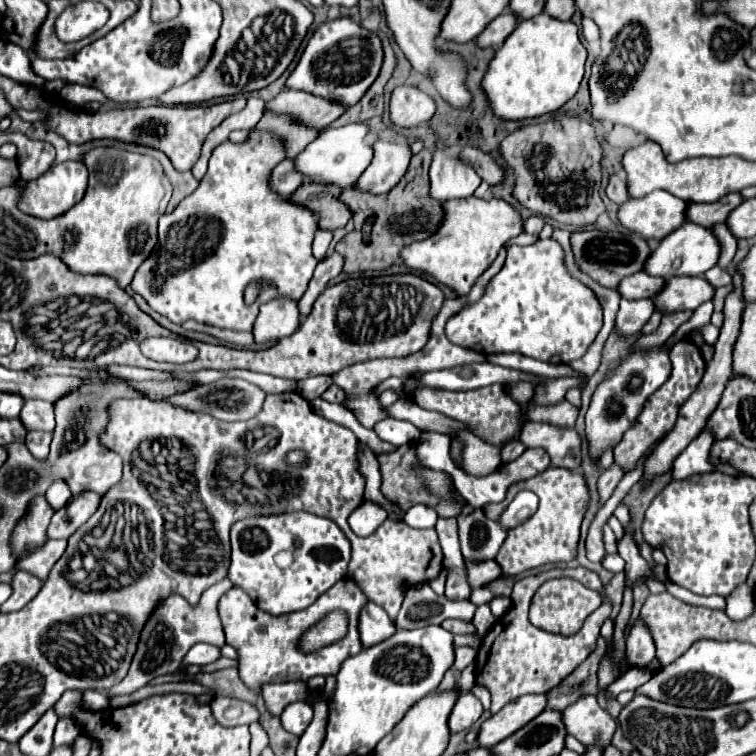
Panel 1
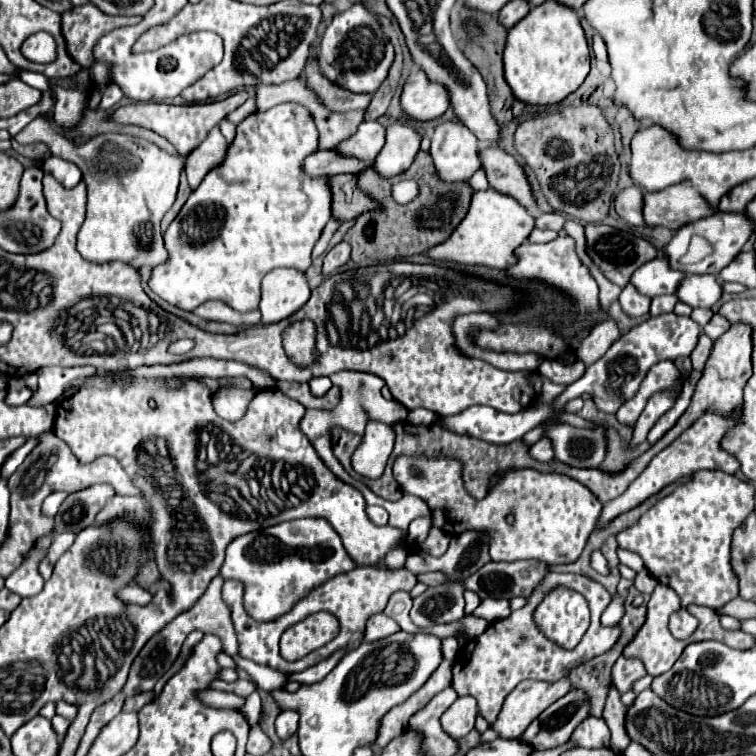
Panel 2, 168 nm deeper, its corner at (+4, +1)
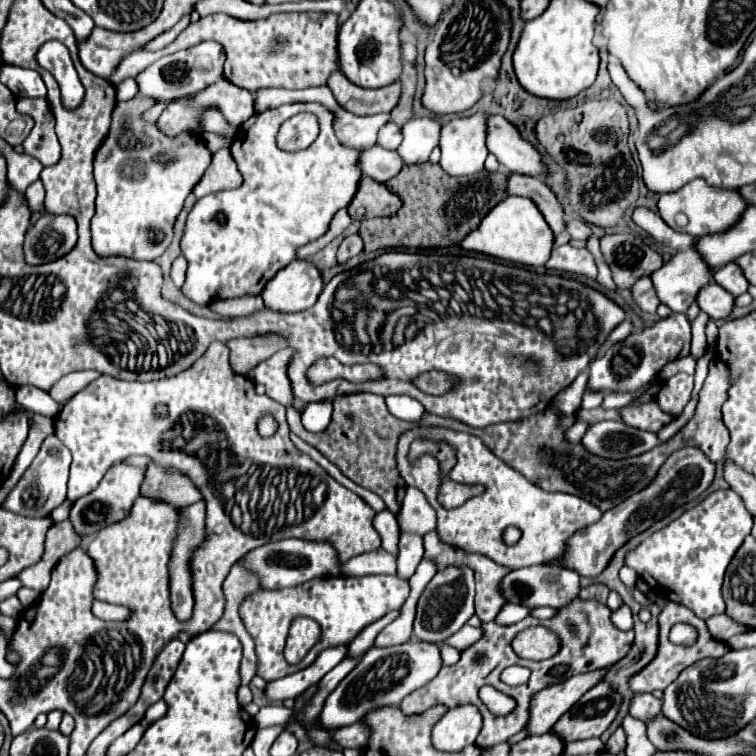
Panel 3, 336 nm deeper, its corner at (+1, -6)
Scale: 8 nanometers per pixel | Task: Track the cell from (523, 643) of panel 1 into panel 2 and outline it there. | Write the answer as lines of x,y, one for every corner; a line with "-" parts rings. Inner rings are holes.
549,573
541,585
533,591
533,595
529,597
527,605
519,611
513,611
511,617
507,619
499,619
495,623
491,623
487,627
485,633
481,633
477,639
469,639
461,649
459,655
453,663
453,681
451,687
457,691
457,695
471,695
477,699
479,703
479,713
481,717
485,717
485,721
491,725
495,723
505,697
517,687
517,683
521,683
523,679
537,679
537,681
559,681
561,677
567,677
569,671
573,667
577,667
579,663
585,663
597,655
603,655
605,651
609,651
619,635
621,629
619,627
603,627
599,617
605,611
605,607
609,605
611,595
605,591
603,585
599,585
597,581
585,577
585,575
573,575
573,573
-
555,587
567,587
573,589
577,593
581,593
587,601
591,601
591,625
587,629
587,633
583,635
581,643
567,651
563,647
559,647
557,643
549,641
539,627
533,621
533,613
539,605
539,601
545,599
545,595
555,589

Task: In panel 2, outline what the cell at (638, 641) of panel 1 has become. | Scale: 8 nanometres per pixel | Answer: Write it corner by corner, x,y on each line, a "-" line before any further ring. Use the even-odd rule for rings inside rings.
619,657
613,667
613,685
619,693
627,693
633,689
633,683
645,675
647,675
647,671
645,671
643,663
639,663
639,659

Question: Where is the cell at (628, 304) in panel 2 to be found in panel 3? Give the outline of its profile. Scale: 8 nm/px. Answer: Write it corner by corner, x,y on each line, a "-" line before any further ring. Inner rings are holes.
648,276
640,278
630,290
632,290
632,298
634,298
634,302
636,302
636,306
640,310
650,312
650,314
656,312
660,300
654,296
654,288
652,288
652,282
650,282

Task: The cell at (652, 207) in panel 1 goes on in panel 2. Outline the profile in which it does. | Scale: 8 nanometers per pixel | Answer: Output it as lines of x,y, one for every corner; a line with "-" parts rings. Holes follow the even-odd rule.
681,181
663,191
647,193
643,215
647,225
661,225
675,231
701,217
713,215
713,207
689,181

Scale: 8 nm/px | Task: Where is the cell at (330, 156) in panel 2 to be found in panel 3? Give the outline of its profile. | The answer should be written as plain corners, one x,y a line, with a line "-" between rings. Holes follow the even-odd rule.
372,146
362,150
358,158
358,168
362,170
362,176
376,178
378,182
386,182
398,174
398,170
402,168
402,160
396,152

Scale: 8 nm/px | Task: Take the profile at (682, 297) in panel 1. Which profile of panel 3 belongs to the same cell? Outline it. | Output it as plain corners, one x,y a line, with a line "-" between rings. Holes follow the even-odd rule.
710,282
710,284
706,284
706,286
698,292
696,304
698,304
700,310
706,312
712,320
728,318
732,306
734,306
734,296
732,296
730,292
726,292
720,284

